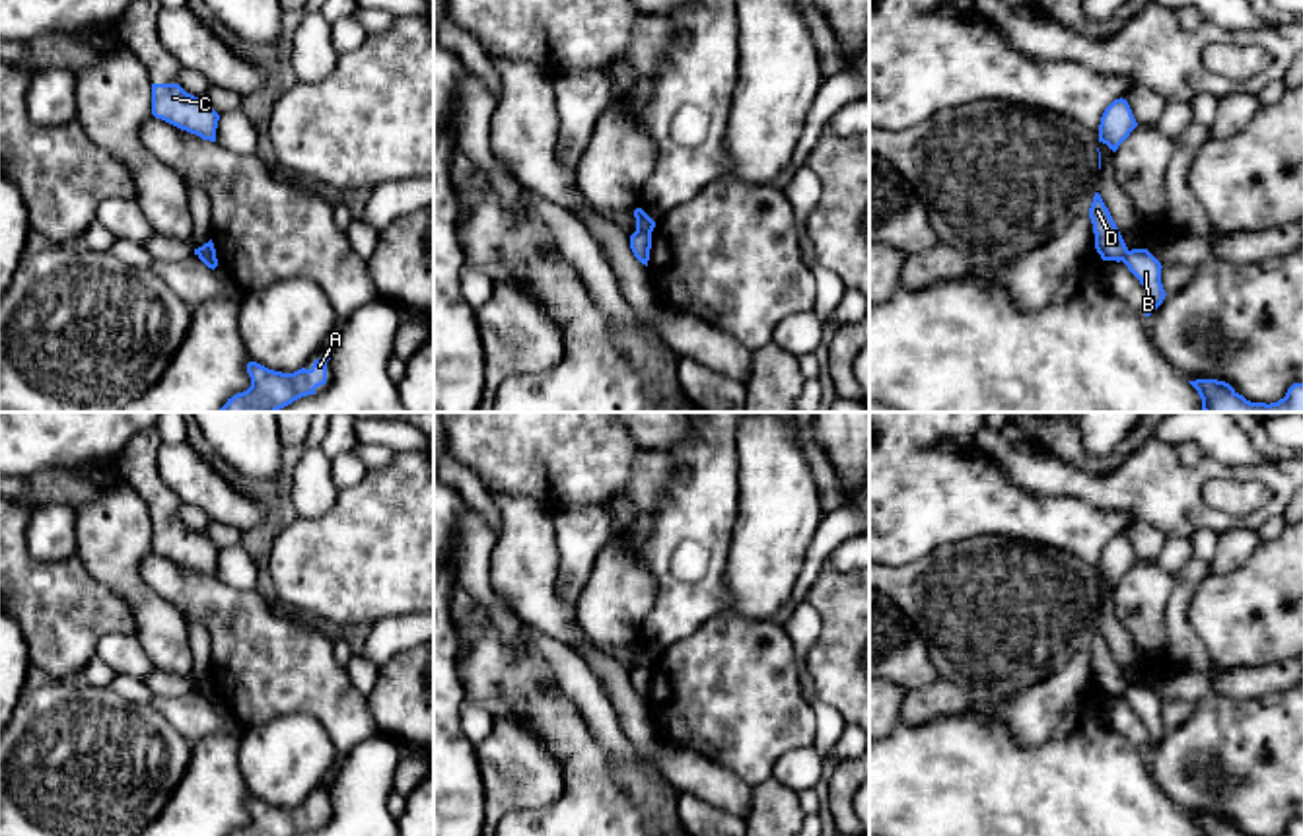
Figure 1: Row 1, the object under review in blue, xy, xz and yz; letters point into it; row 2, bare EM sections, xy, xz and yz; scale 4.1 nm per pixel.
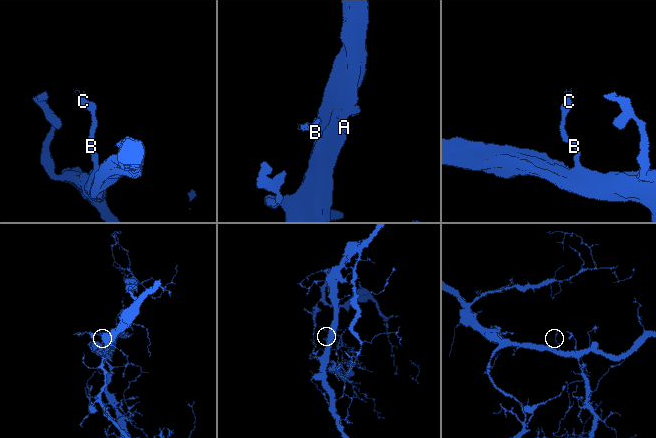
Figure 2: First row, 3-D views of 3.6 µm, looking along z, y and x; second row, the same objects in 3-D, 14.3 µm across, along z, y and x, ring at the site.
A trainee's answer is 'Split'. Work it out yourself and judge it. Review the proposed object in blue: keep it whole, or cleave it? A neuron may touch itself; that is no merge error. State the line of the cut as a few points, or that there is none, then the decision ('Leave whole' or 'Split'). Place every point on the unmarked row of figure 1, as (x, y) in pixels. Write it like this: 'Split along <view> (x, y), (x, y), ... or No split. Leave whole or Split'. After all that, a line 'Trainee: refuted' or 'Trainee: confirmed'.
Split along xz (636, 665), (650, 667). Split
Trainee: confirmed

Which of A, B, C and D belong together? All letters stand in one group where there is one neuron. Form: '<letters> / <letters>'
A B / C D

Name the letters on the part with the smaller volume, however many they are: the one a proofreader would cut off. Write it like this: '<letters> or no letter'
C, D

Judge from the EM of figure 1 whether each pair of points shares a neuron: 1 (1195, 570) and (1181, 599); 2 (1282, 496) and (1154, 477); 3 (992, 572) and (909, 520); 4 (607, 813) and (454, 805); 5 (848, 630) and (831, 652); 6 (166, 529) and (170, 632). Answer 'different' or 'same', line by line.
1: same
2: same
3: different
4: different
5: same
6: different

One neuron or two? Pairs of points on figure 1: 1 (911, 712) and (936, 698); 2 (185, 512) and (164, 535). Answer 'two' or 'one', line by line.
1: one
2: two

